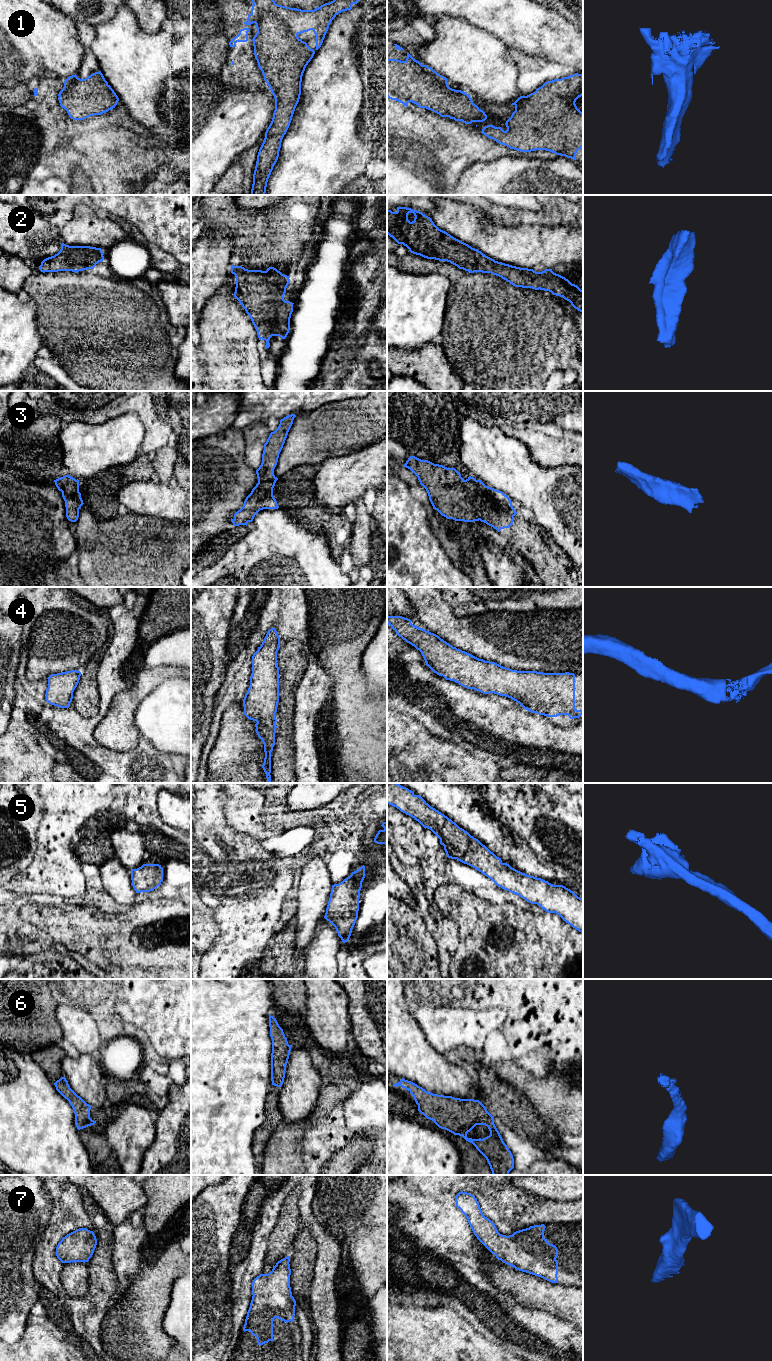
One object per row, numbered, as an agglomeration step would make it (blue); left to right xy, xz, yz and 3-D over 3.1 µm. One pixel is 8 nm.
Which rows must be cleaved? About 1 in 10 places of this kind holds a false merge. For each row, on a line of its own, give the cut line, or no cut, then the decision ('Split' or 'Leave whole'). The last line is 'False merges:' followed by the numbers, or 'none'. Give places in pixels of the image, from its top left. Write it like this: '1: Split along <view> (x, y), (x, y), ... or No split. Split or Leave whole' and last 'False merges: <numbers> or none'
1: No split. Leave whole
2: No split. Leave whole
3: No split. Leave whole
4: No split. Leave whole
5: No split. Leave whole
6: No split. Leave whole
7: No split. Leave whole
False merges: none

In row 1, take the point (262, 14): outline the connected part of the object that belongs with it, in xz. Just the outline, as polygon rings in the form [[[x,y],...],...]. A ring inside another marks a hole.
[[[252,0],[251,13],[244,24],[256,24],[257,33],[252,39],[254,55],[264,80],[274,96],[275,110],[257,155],[251,195],[265,195],[266,193],[268,179],[279,157],[282,139],[290,126],[300,99],[303,73],[315,54],[315,51],[306,42],[302,41],[298,35],[312,30],[316,36],[316,50],[318,50],[332,20],[339,13],[351,10],[352,5],[357,4],[358,1],[333,0],[314,10],[301,10],[278,5],[274,0]]]

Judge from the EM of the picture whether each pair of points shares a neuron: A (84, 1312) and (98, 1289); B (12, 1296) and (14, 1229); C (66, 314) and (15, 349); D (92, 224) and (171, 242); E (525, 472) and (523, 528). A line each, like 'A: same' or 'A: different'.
A: different
B: same
C: different
D: different
E: different

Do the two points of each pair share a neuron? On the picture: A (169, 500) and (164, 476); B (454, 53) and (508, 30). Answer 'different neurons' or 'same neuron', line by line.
A: different neurons
B: different neurons

